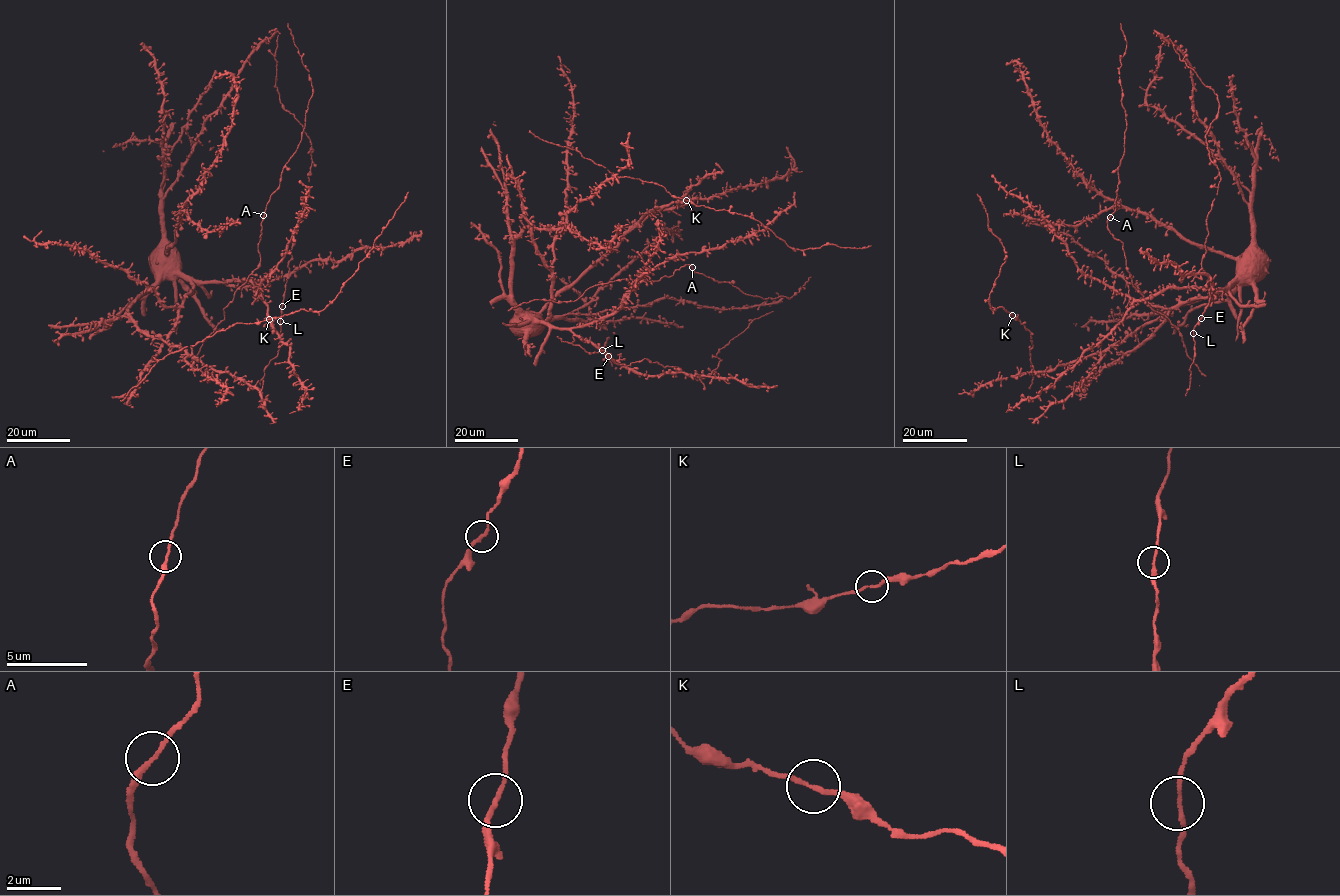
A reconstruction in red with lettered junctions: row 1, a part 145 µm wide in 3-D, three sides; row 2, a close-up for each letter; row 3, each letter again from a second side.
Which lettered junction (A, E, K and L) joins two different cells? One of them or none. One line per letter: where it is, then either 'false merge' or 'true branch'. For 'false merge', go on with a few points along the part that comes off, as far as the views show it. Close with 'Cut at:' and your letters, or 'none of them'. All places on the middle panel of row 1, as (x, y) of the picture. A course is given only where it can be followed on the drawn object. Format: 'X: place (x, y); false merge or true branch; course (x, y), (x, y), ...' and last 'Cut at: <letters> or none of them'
A: place (692, 267); true branch
E: place (608, 356); true branch
K: place (686, 200); true branch
L: place (602, 350); true branch
Cut at: none of them

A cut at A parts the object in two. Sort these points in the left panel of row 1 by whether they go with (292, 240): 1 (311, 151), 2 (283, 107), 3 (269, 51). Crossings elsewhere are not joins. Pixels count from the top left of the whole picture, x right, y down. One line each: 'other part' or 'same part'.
1: same part
2: same part
3: same part

